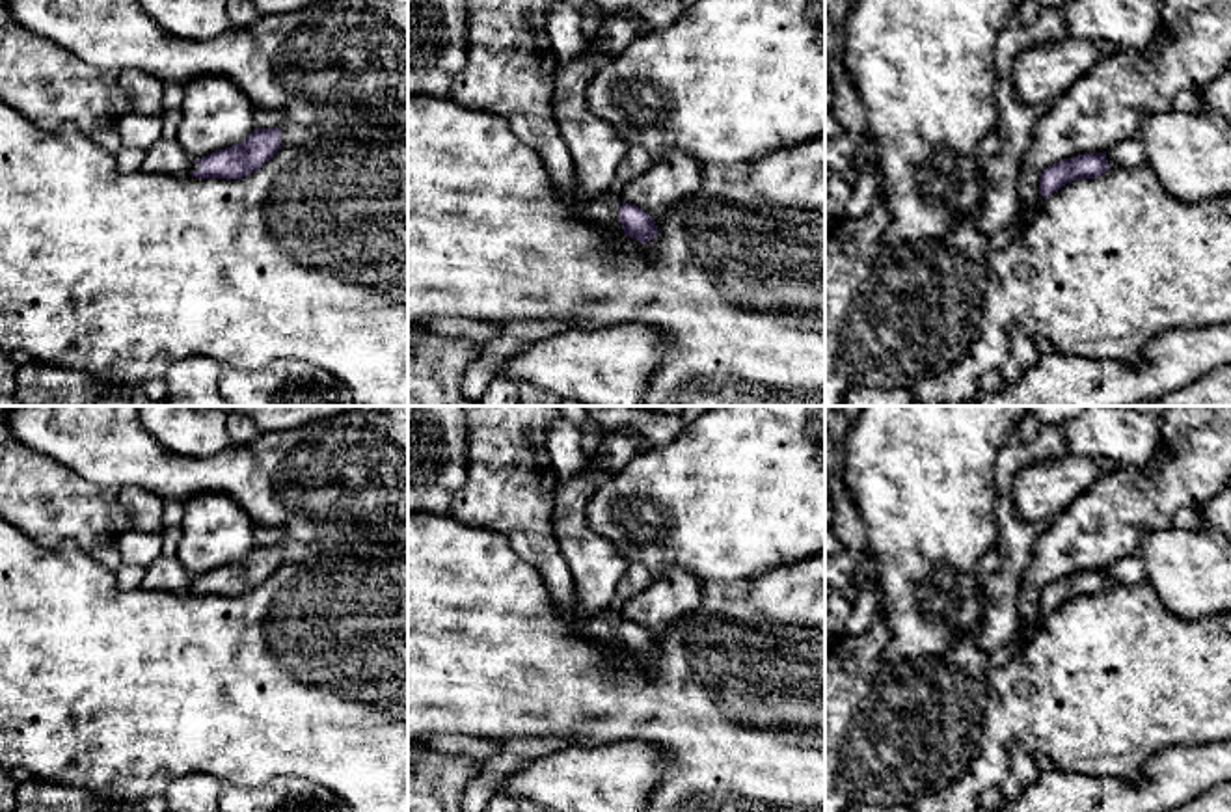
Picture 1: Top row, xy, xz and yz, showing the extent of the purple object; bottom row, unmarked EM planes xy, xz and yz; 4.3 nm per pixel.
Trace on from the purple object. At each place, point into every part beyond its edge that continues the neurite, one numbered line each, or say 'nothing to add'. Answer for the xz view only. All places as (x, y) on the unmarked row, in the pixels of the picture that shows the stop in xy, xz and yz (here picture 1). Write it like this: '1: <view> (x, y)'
1: xz (602, 628)

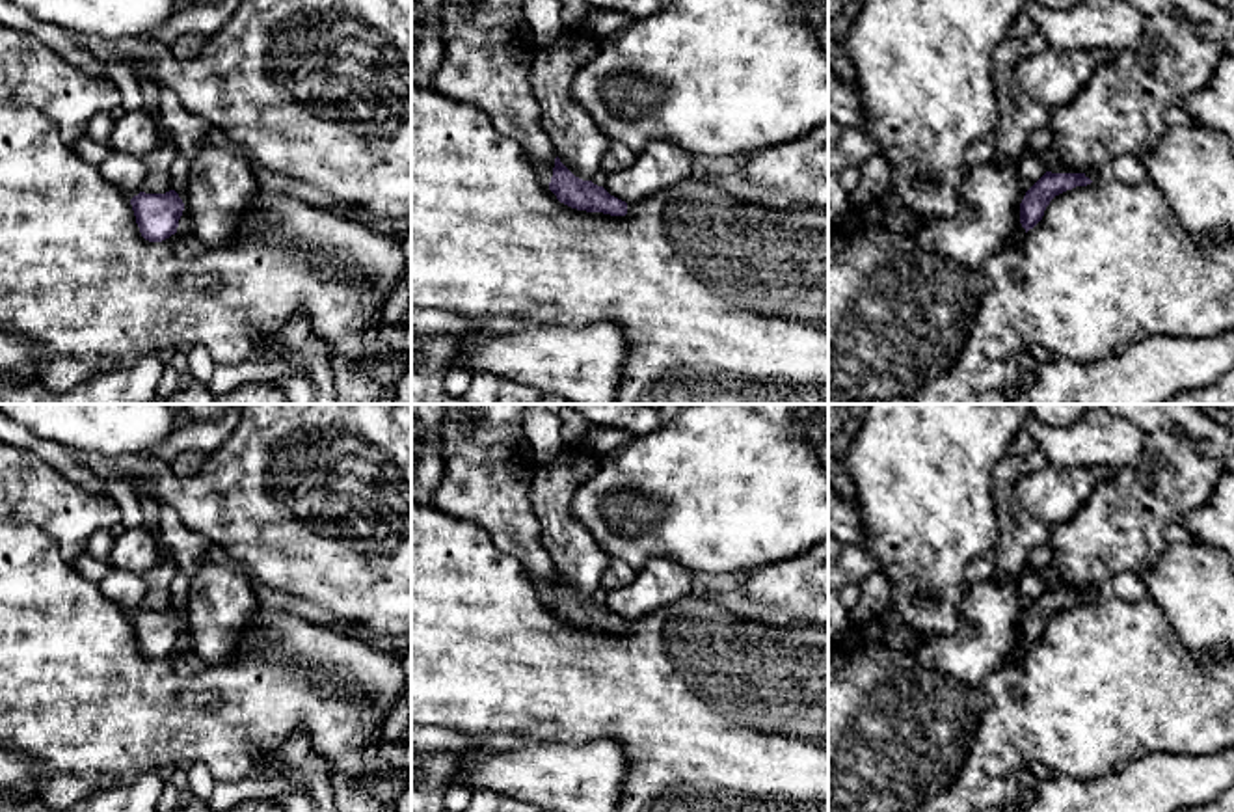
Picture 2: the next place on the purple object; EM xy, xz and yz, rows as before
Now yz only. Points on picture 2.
nothing to add

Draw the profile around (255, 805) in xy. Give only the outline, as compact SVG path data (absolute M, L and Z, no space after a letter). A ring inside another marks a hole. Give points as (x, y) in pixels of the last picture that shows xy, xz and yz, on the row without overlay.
M251 799L251 801L238 803L236 806L225 812L283 812L283 808L274 801Z

